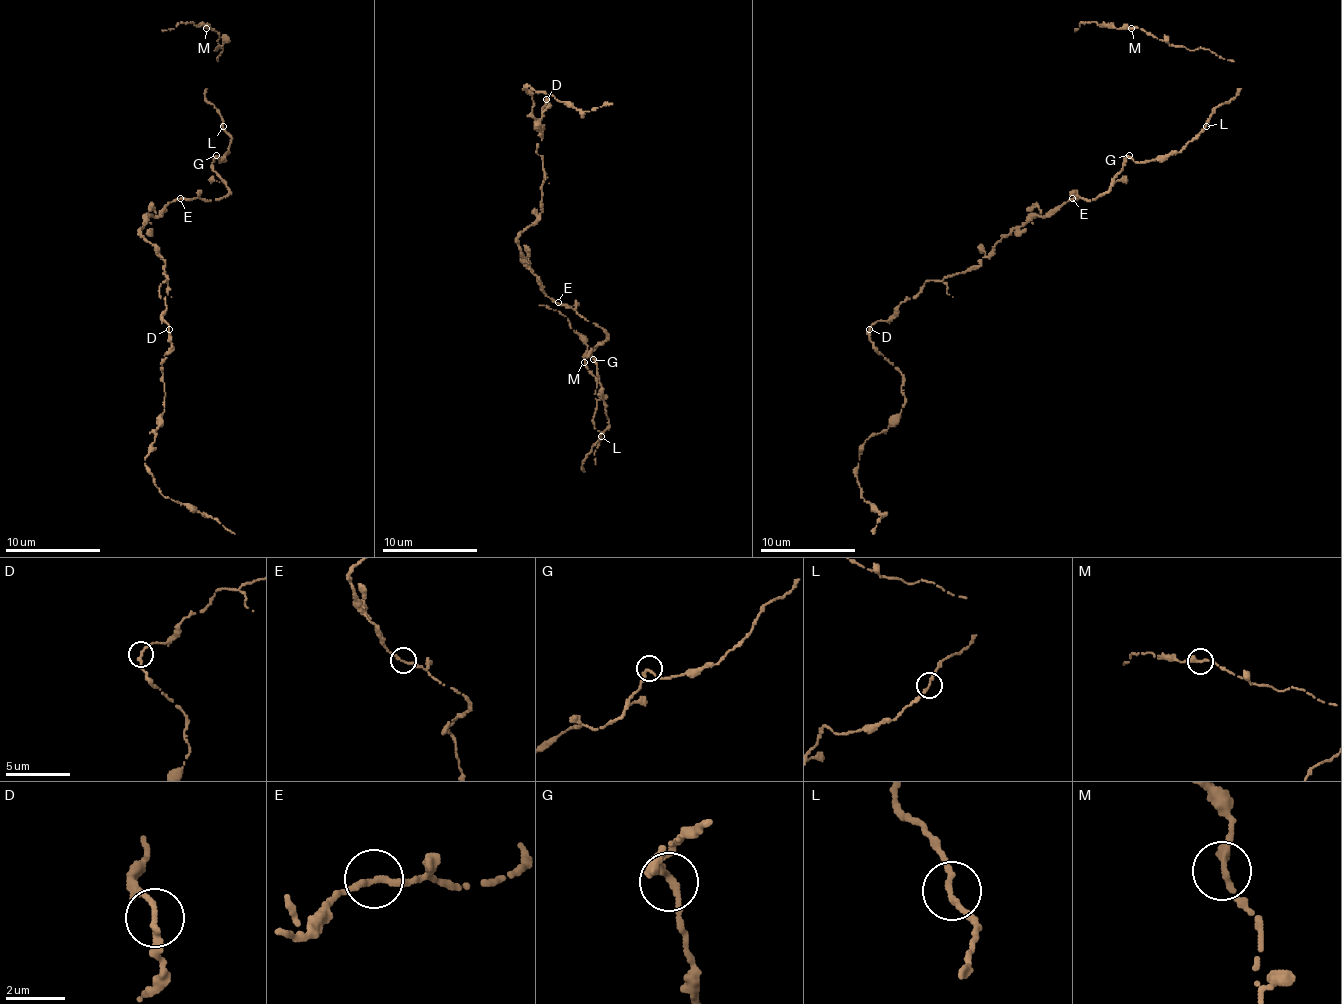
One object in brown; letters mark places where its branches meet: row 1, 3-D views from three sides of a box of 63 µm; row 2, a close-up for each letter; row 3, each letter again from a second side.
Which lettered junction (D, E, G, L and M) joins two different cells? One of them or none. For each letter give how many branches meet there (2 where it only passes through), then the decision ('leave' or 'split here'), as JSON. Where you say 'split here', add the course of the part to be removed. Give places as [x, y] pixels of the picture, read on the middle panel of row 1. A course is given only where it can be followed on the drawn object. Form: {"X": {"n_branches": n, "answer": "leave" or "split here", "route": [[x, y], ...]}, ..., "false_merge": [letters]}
{"D": {"n_branches": 2, "answer": "leave"}, "E": {"n_branches": 2, "answer": "leave"}, "G": {"n_branches": 2, "answer": "leave"}, "L": {"n_branches": 2, "answer": "leave"}, "M": {"n_branches": 2, "answer": "leave"}, "false_merge": []}

